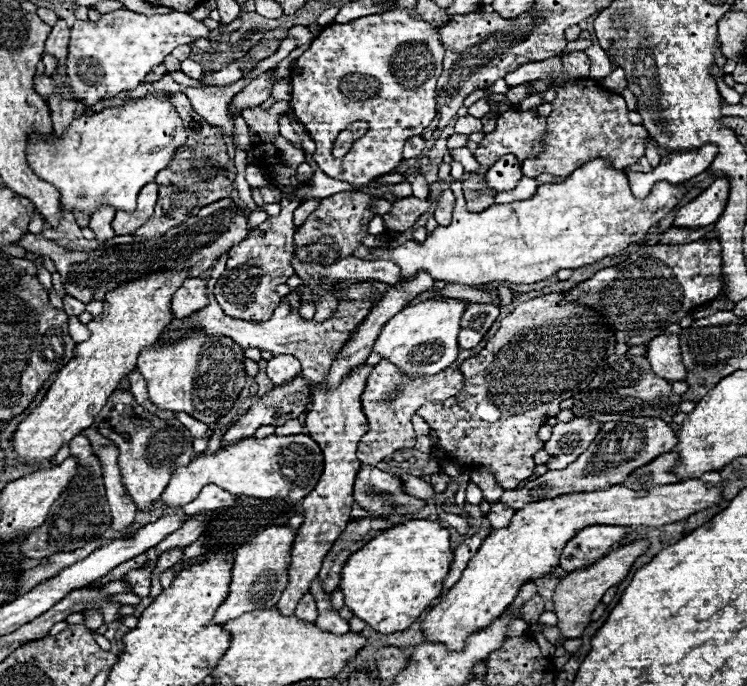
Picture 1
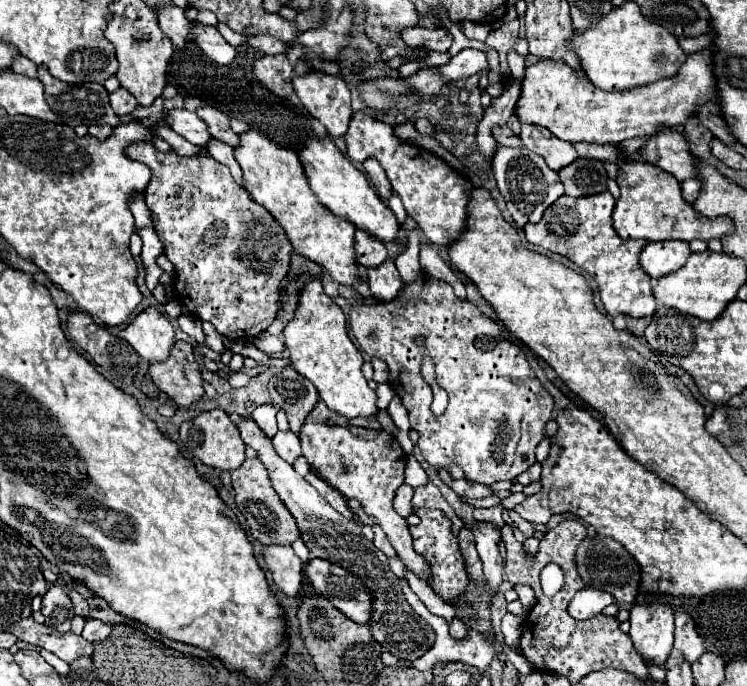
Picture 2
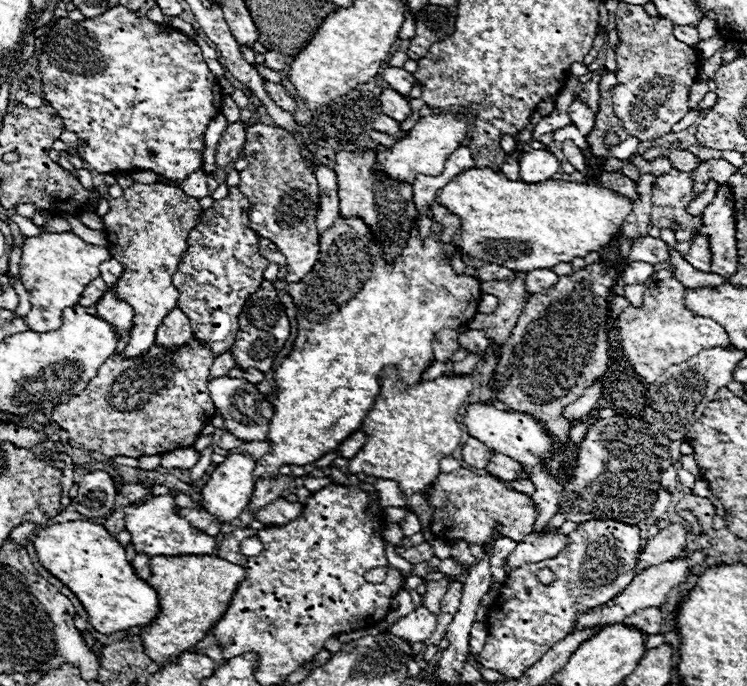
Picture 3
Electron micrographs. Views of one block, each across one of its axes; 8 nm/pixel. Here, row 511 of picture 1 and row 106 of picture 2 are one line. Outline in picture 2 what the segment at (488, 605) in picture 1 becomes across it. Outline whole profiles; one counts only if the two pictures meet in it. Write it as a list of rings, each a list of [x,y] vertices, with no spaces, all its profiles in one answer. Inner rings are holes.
[[[714,48],[688,54],[678,76],[670,80],[646,84],[646,88],[618,94],[594,88],[588,76],[580,76],[562,60],[540,60],[526,68],[522,94],[516,104],[516,116],[522,124],[544,126],[554,136],[568,142],[618,144],[626,138],[654,134],[658,128],[686,124],[700,106],[712,100],[718,100],[718,86],[714,78]]]

